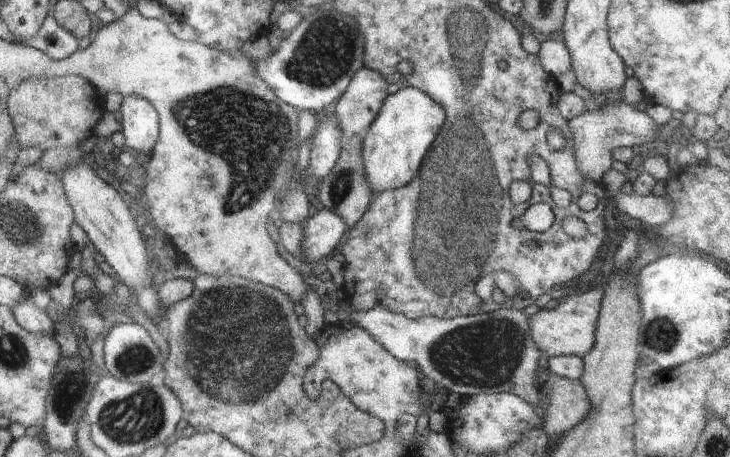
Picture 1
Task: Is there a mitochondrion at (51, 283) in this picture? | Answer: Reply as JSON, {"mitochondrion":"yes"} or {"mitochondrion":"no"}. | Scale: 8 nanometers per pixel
{"mitochondrion":"no"}

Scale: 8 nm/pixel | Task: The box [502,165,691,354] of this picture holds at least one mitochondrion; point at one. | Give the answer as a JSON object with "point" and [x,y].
{"point":[660,334]}

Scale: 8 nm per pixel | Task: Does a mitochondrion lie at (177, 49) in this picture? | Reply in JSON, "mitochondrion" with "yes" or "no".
{"mitochondrion":"no"}

